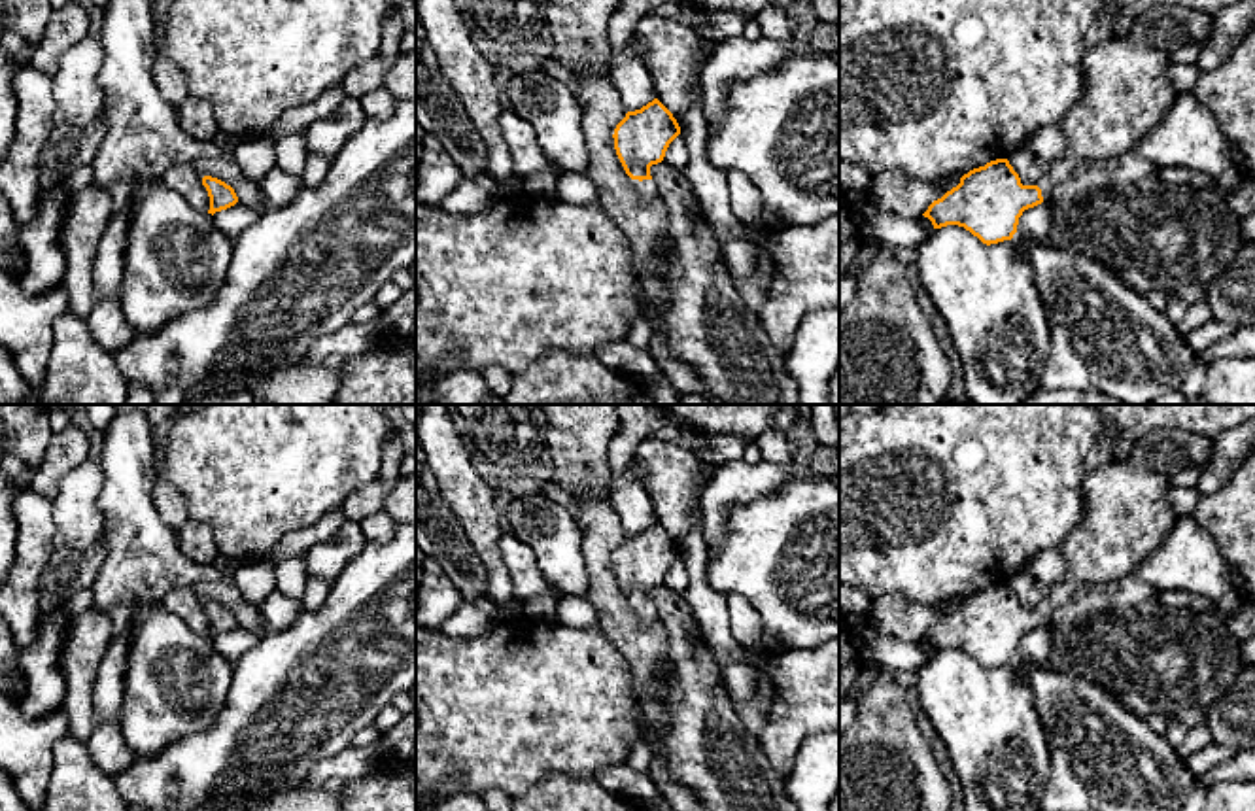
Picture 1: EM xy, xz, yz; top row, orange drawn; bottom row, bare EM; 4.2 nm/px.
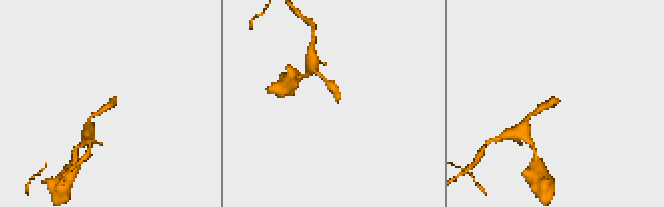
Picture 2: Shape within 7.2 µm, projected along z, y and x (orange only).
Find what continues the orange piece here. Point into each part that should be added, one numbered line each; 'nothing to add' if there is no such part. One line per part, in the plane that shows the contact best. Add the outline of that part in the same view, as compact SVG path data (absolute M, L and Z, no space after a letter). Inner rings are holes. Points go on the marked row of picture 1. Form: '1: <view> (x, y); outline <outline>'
1: xz (647, 188); outline M631 180L631 183L633 183L635 191L639 193L639 197L641 197L645 202L648 202L648 200L652 200L652 198L658 198L658 191L656 191L654 180L643 180L643 181Z

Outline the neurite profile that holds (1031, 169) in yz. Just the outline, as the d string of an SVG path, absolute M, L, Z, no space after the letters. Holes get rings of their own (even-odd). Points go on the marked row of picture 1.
M1028 144L1011 153L1007 161L1019 174L1023 185L1038 185L1047 172L1047 163L1038 159Z

